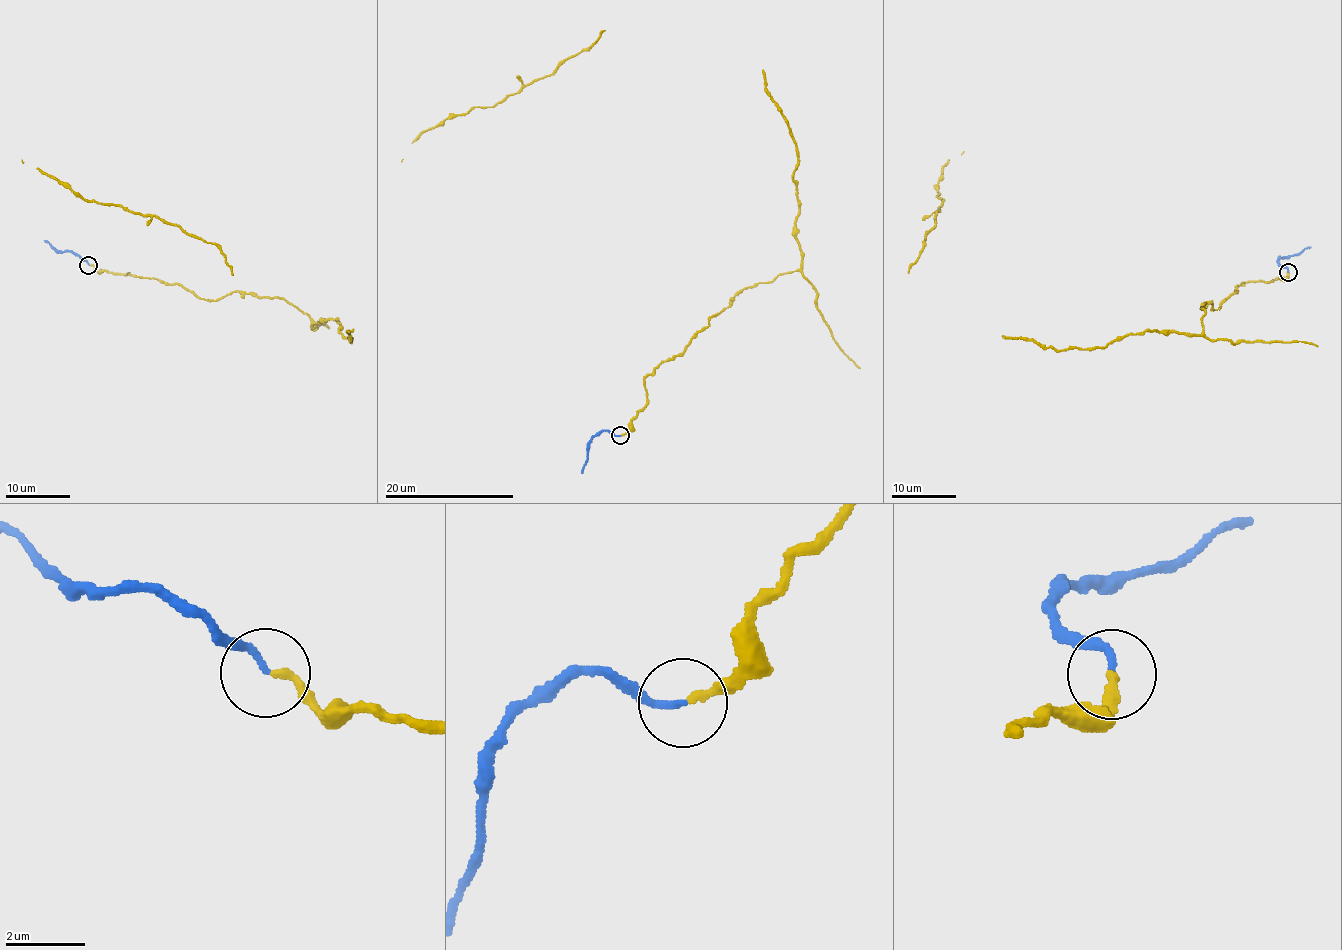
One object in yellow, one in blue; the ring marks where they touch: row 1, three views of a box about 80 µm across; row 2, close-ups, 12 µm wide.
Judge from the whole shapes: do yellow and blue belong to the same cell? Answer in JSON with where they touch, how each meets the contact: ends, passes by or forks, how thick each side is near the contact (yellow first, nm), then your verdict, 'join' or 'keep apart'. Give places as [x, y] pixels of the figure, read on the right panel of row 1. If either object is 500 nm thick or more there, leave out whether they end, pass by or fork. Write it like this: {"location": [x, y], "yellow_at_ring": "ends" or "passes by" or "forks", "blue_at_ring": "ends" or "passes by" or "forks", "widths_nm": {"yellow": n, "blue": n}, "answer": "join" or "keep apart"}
{"location": [1288, 272], "yellow_at_ring": "ends", "blue_at_ring": "ends", "widths_nm": {"yellow": 190, "blue": 150}, "answer": "join"}

